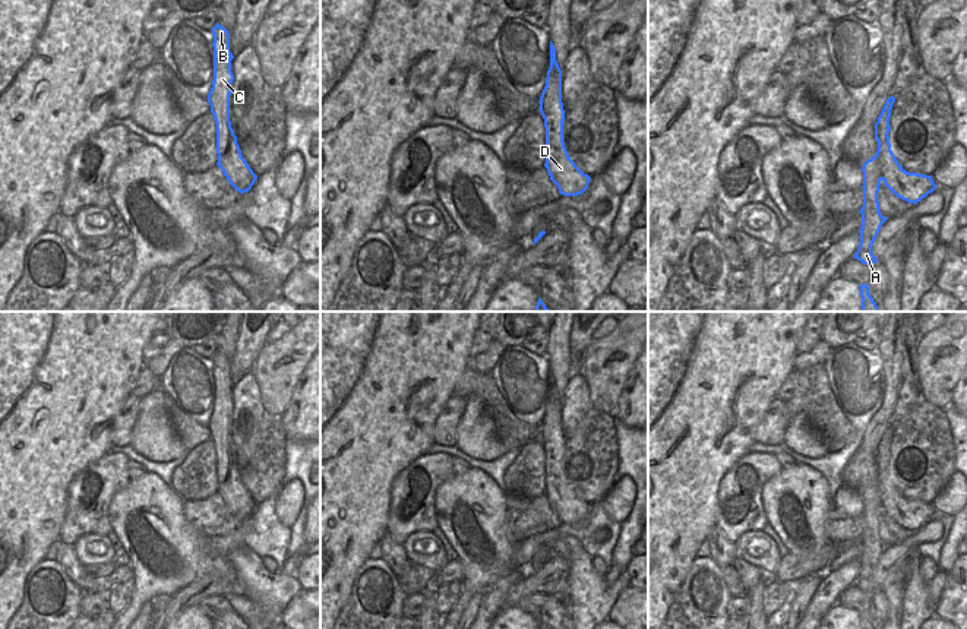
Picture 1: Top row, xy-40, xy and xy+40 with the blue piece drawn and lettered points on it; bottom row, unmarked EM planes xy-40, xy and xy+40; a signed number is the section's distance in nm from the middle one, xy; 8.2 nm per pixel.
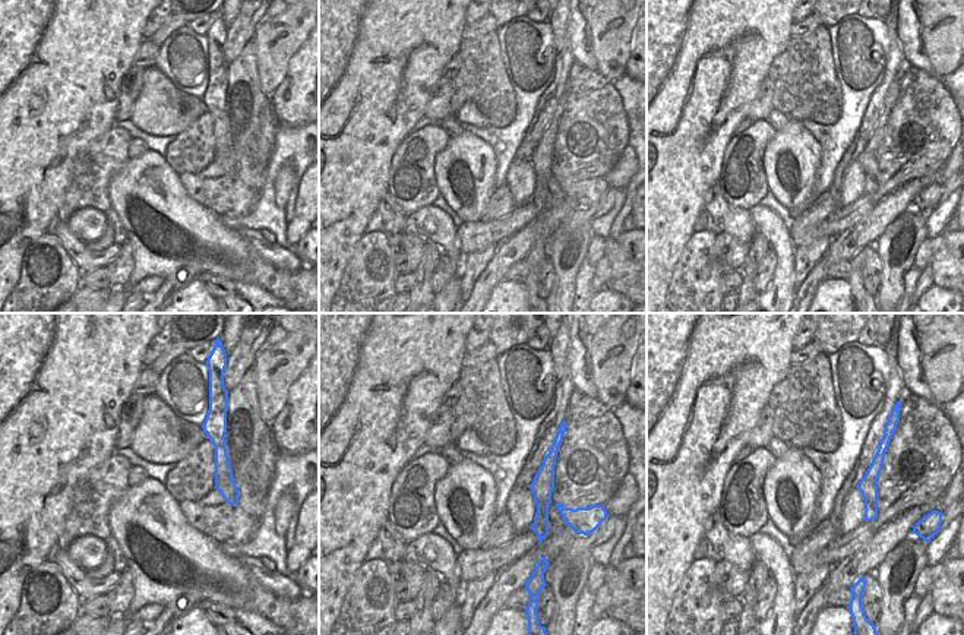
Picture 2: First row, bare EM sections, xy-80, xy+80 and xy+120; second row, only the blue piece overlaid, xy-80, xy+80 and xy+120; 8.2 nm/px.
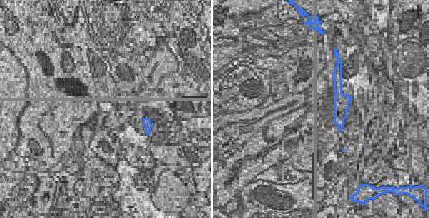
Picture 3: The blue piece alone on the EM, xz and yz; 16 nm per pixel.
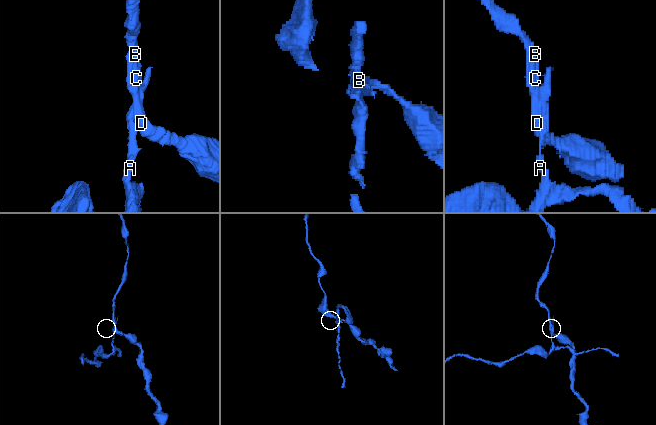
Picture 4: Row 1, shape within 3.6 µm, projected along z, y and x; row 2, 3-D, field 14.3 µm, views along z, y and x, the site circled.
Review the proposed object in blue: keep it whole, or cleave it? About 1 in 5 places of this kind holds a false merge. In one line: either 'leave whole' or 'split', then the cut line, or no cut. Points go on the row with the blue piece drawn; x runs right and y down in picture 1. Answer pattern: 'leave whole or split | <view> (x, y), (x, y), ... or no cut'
split | xy (561, 101), (553, 117), (553, 127), (559, 135)

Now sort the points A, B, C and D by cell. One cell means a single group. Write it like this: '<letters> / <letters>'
A / B C D

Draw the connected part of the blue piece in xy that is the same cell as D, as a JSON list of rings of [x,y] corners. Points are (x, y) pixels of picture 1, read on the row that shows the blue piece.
[[[550,41],[550,67],[540,97],[540,113],[546,127],[546,164],[550,180],[563,196],[578,196],[588,189],[591,177],[584,174],[569,158],[563,135],[553,126],[553,117],[562,102],[562,70],[556,61],[556,48]]]

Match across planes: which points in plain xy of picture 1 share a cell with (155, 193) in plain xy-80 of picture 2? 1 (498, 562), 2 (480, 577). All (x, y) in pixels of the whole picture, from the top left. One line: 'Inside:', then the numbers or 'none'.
Inside: 1, 2

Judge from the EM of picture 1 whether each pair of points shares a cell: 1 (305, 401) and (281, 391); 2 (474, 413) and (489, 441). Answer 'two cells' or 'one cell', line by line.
1: two cells
2: one cell

